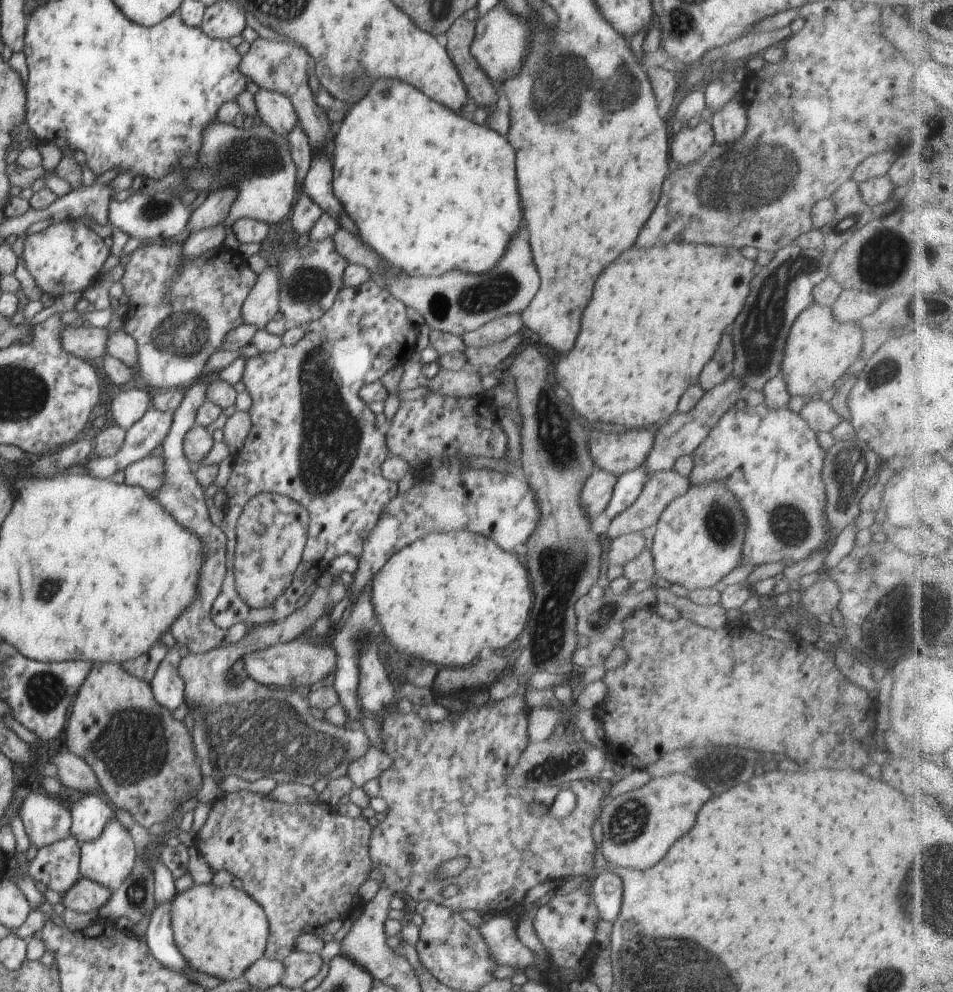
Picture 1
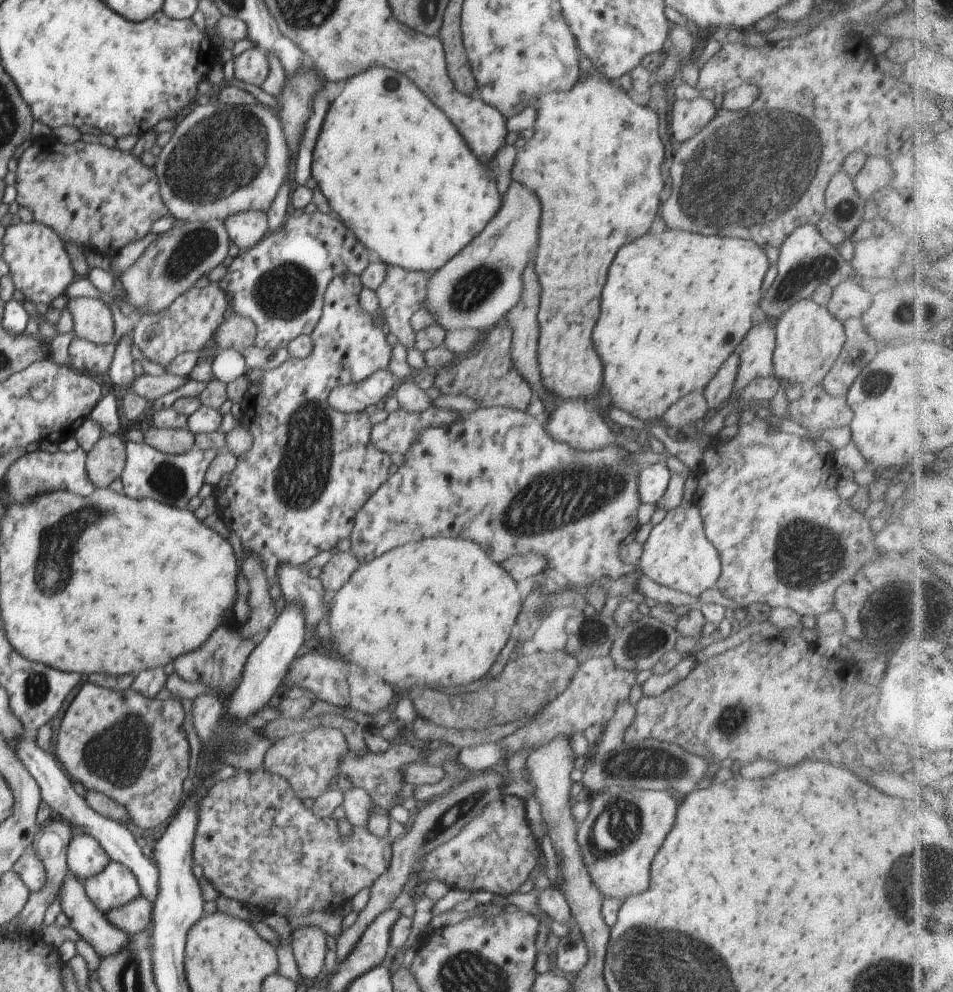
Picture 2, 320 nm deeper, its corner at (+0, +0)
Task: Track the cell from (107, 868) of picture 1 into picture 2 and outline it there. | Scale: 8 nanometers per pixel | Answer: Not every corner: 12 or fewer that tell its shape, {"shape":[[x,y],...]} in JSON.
{"shape":[[110,861],[84,882],[104,914],[141,896],[135,874]]}

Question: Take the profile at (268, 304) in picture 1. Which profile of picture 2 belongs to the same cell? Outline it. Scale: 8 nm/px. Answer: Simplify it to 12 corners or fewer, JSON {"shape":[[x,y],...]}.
{"shape":[[230,314],[215,330],[219,351],[254,345],[254,321]]}

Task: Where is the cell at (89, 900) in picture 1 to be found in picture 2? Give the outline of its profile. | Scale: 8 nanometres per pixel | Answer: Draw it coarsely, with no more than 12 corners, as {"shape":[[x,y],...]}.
{"shape":[[146,897],[106,913],[122,932],[150,930],[153,903]]}

